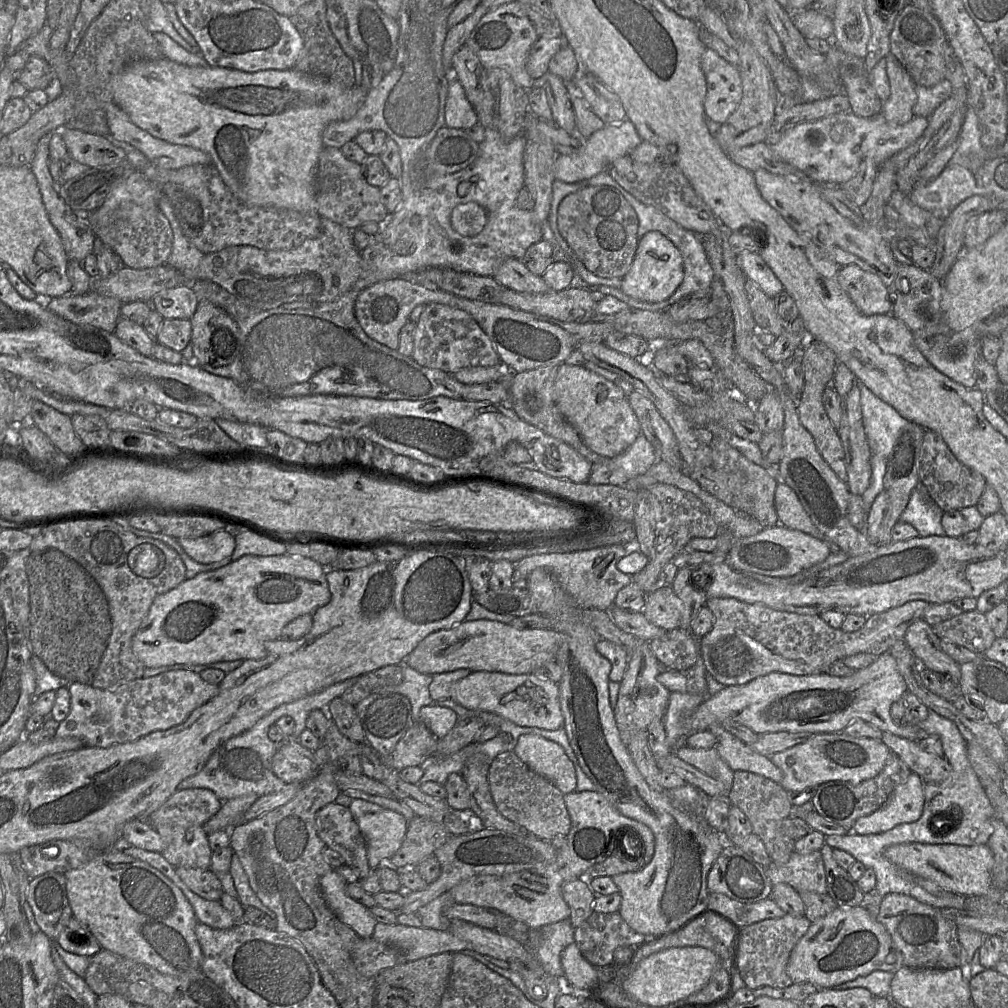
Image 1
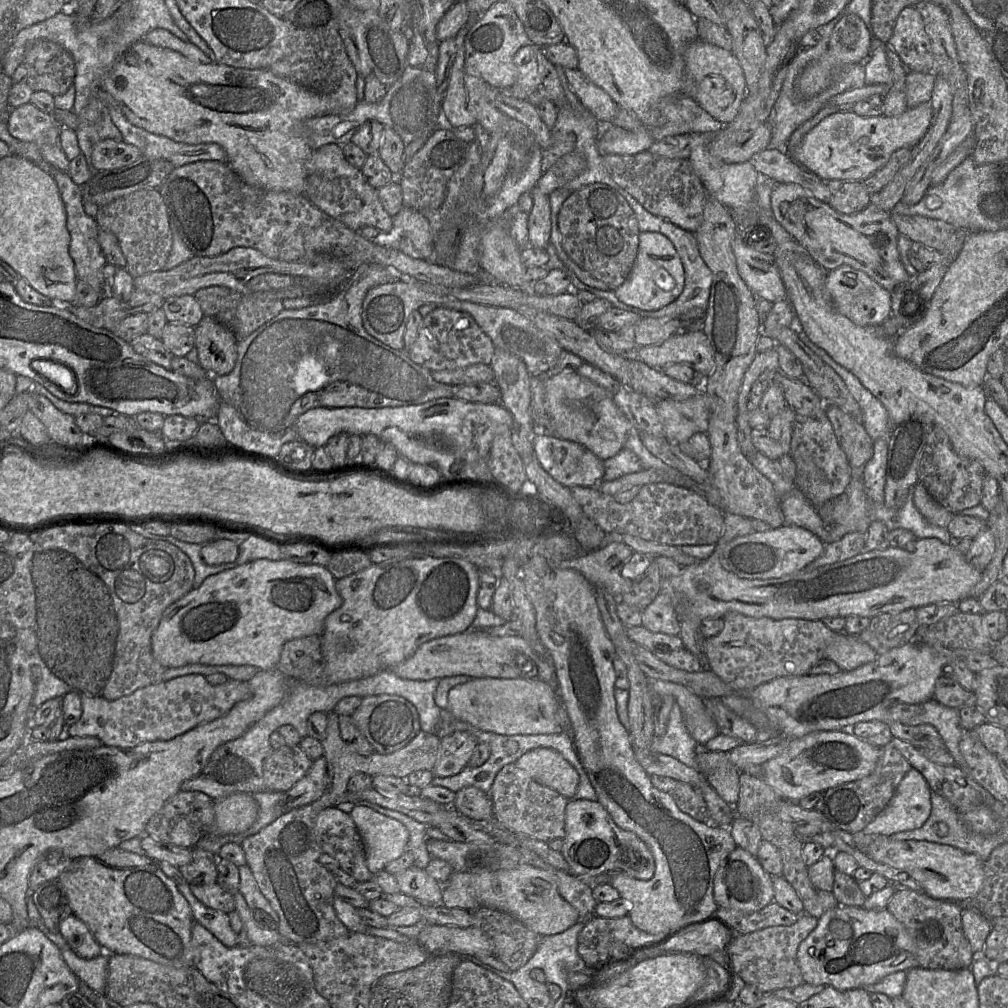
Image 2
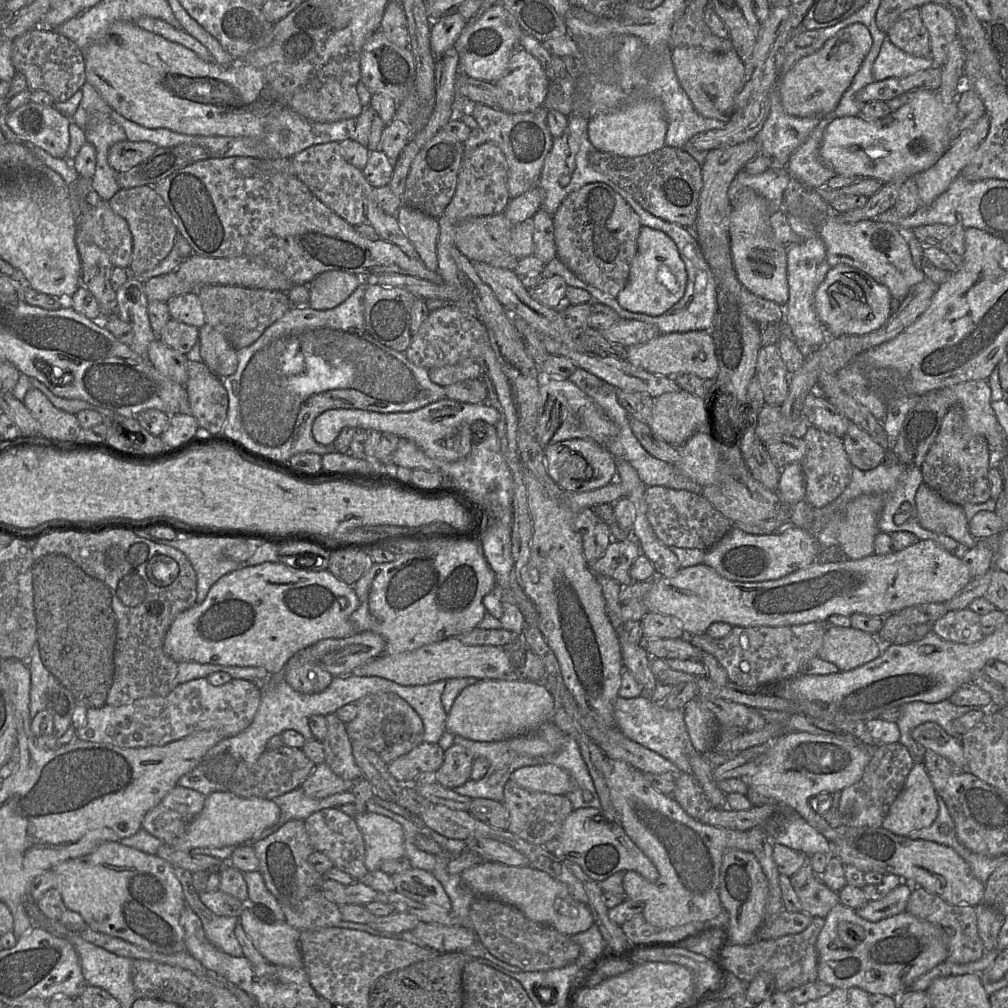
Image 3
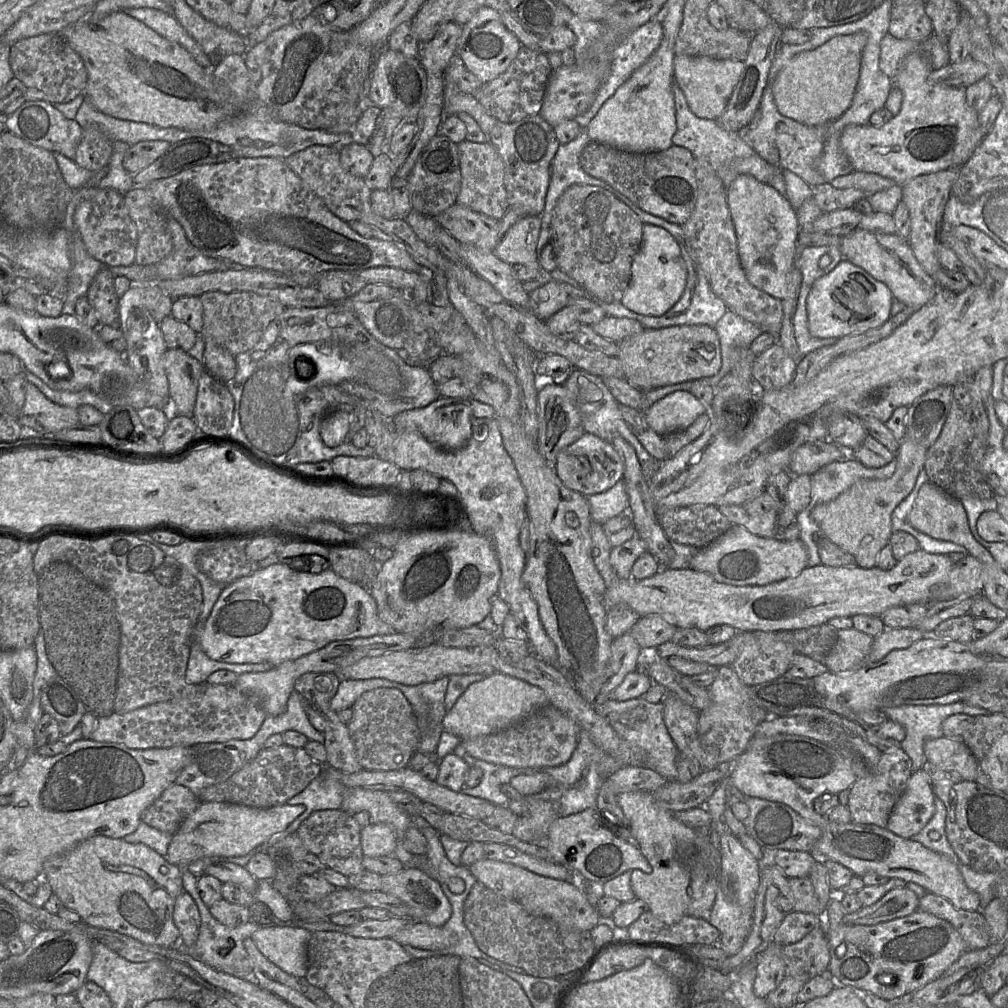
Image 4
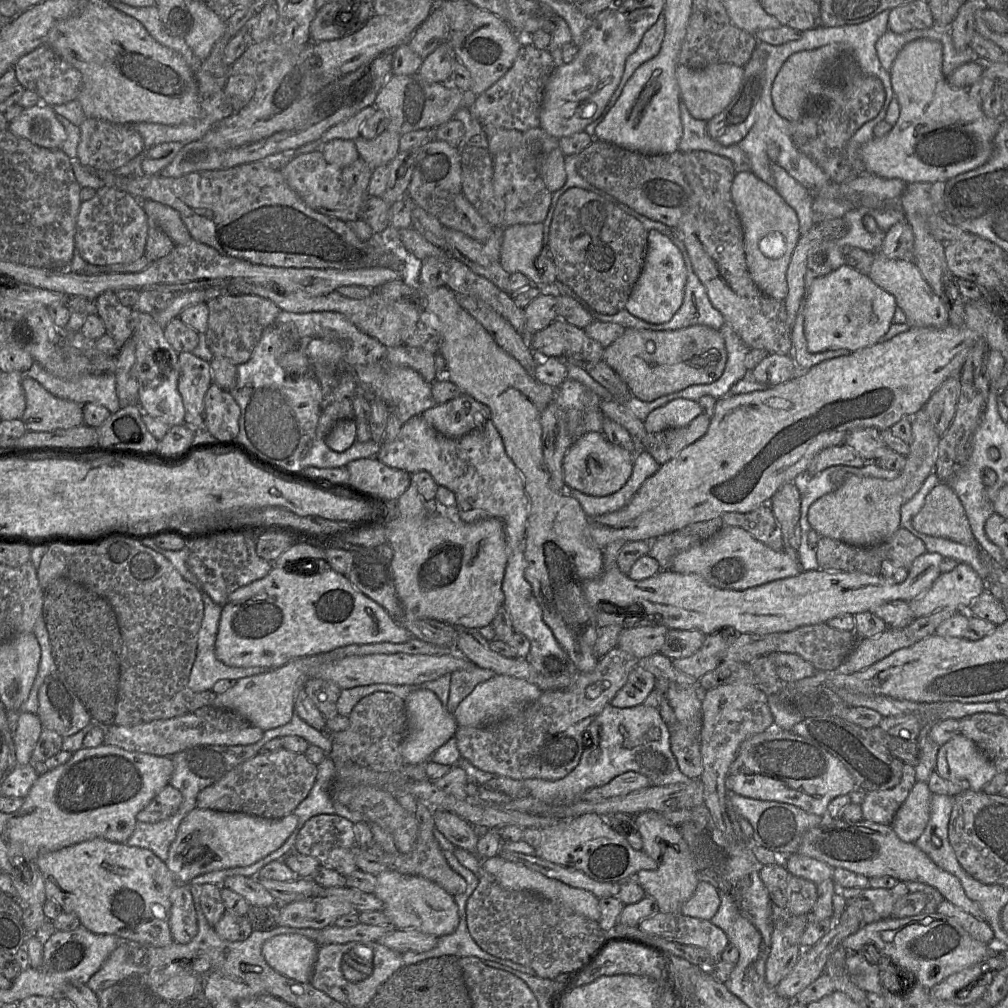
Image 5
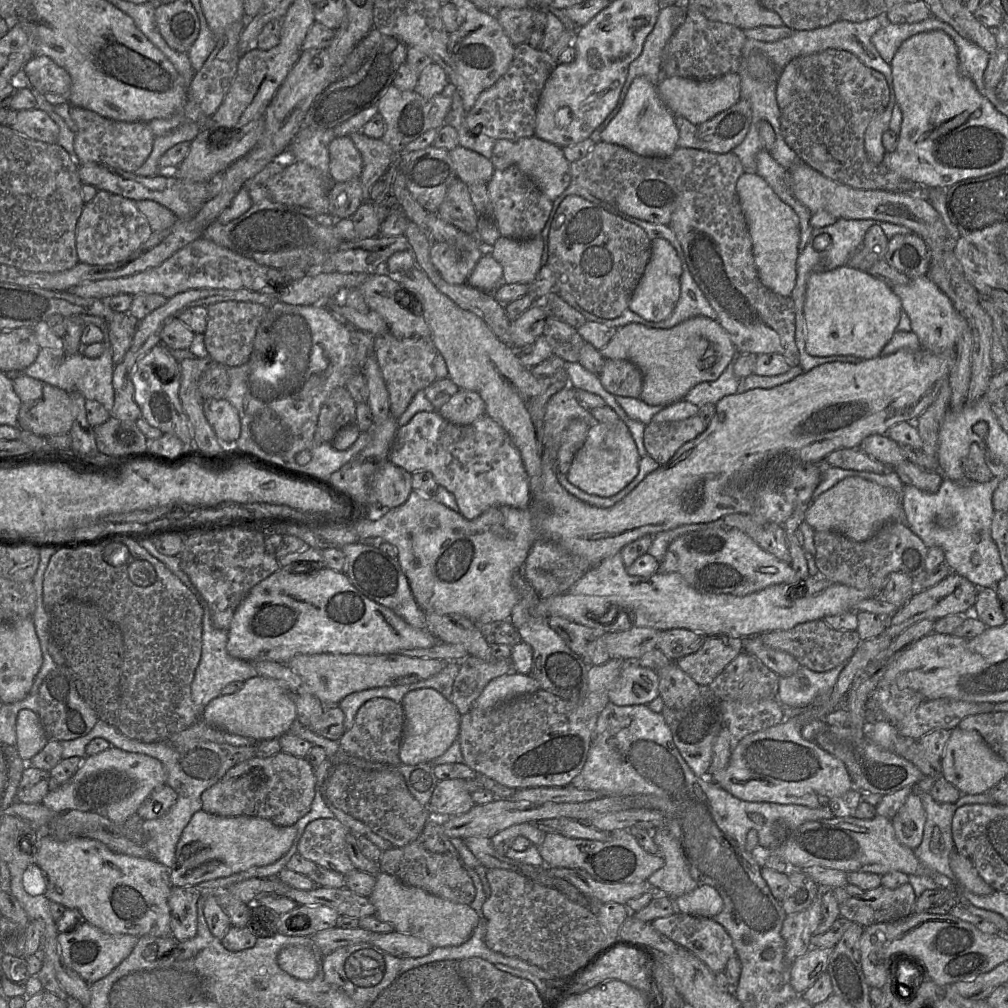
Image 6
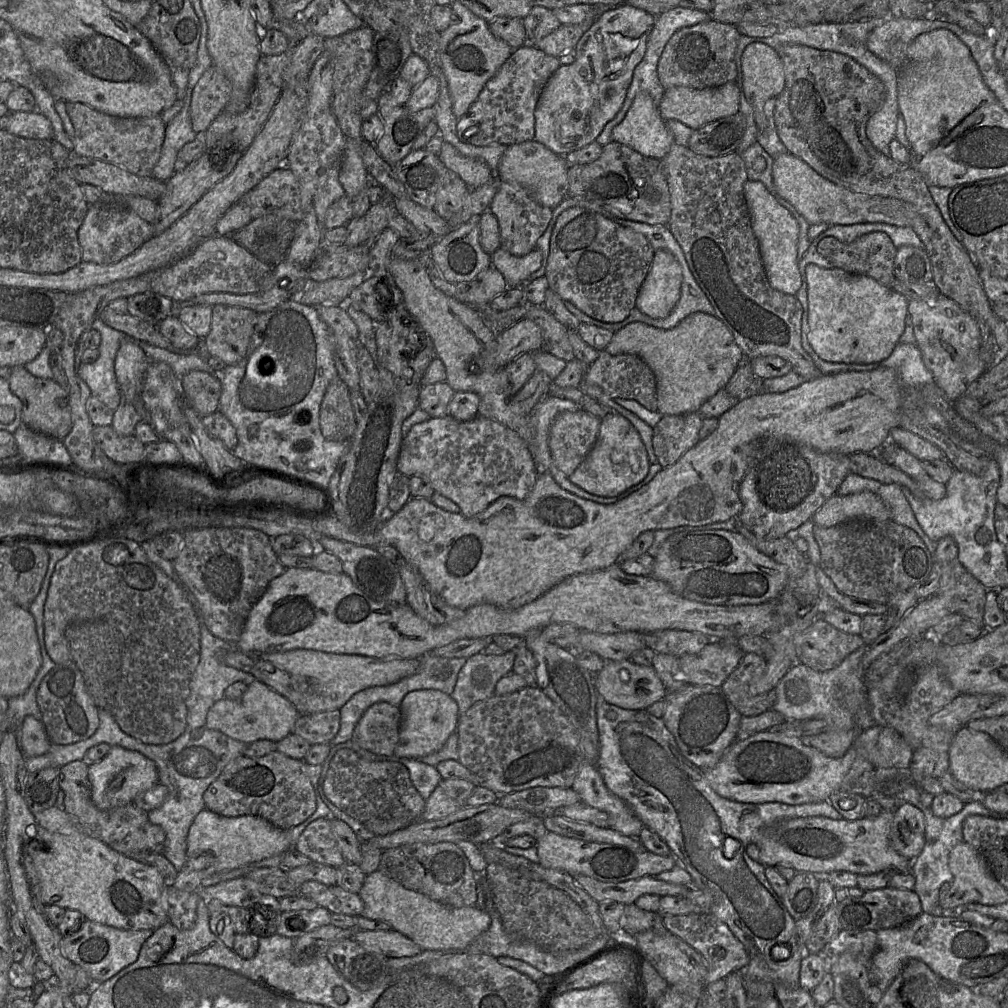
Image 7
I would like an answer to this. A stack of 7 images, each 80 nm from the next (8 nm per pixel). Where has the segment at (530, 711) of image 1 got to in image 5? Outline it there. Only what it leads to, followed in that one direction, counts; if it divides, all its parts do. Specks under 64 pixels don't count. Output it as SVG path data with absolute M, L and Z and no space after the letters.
M495 675L477 685L458 705L453 716L458 726L478 727L501 721L520 713L526 706L537 700L542 691L535 684L524 679L506 675Z

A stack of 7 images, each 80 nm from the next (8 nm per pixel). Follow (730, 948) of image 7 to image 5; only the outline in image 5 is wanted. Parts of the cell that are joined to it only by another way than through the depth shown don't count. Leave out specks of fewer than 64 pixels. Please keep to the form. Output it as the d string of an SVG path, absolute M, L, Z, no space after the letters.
M659 912L641 921L638 928L679 944L703 948L716 962L722 961L721 955L730 943L726 933L709 920L685 916L679 912Z

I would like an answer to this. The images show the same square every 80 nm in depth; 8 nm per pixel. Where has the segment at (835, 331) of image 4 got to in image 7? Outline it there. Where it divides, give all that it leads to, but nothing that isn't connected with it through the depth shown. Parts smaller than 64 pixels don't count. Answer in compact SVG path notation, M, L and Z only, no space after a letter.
M806 266L808 341L824 360L840 363L874 363L887 358L905 329L908 299L875 279L840 268Z

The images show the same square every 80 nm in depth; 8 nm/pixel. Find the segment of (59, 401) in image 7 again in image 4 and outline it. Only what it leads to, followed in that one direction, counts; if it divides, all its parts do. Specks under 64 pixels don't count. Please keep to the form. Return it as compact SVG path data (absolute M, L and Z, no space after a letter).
M27 381L25 402L18 421L21 426L47 434L72 428L79 423L79 418L77 409L52 402L34 384Z

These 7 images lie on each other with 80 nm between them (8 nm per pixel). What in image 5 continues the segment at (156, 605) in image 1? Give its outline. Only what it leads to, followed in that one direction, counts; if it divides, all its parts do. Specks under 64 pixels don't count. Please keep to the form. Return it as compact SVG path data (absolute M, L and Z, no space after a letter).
M273 567L271 571L262 579L256 580L248 585L242 586L238 589L236 589L234 592L232 592L228 599L227 602L225 603L224 606L222 606L221 610L221 615L220 615L220 621L219 621L219 627L218 627L218 632L217 632L217 637L216 637L216 642L215 642L215 654L216 657L222 661L224 664L229 665L229 666L236 666L236 667L255 667L255 666L261 666L261 667L266 667L268 669L274 669L281 667L287 663L289 663L292 660L298 659L298 658L303 658L303 657L309 657L321 653L326 653L331 650L334 650L336 648L346 646L346 645L351 645L351 644L373 644L373 643L382 643L382 642L390 642L390 643L403 643L407 642L411 638L413 638L412 634L404 628L402 625L397 623L388 613L387 611L382 608L378 603L367 597L365 594L357 590L351 582L348 580L348 578L345 575L341 575L337 572L335 572L332 569L325 569L324 571L321 572L314 572L312 568L313 573L305 572L302 570L294 570L292 568L279 568L279 567Z

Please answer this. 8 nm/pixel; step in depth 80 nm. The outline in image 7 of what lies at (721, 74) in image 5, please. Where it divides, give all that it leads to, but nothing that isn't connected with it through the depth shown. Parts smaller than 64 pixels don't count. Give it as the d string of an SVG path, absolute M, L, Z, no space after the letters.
M736 81L705 89L675 86L665 89L658 107L664 120L679 120L693 129L698 129L712 121L738 113L740 110L740 89Z

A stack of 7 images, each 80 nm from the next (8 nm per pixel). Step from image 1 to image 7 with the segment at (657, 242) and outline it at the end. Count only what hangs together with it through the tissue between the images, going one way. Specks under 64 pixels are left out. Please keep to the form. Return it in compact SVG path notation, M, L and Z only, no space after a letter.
M667 249L655 250L635 307L651 318L666 317L680 298L681 282L682 269L675 256Z

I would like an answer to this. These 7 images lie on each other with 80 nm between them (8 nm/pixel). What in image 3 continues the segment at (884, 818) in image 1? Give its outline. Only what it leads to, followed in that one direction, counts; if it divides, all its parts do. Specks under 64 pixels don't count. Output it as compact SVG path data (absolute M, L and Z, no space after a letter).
M916 762L892 803L882 828L907 837L913 831L928 827L937 816L936 799L937 794L924 764Z

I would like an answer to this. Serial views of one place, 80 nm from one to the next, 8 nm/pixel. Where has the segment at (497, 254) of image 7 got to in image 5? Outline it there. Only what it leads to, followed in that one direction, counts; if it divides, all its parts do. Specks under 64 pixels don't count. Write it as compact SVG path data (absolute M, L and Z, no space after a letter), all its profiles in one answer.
M542 223L535 224L516 224L504 229L503 238L500 247L499 262L503 269L509 274L520 272L529 278L532 284L542 286L543 291L555 292L556 284L562 284L556 280L552 286L546 286L543 283L541 274L536 267L536 260L543 248L543 228Z

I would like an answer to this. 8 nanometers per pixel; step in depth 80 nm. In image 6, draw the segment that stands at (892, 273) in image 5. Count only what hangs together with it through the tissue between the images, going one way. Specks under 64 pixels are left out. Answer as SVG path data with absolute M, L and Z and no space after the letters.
M929 276L911 278L907 284L895 285L891 289L901 299L902 309L908 315L912 332L918 337L922 349L932 353L955 350L968 322Z

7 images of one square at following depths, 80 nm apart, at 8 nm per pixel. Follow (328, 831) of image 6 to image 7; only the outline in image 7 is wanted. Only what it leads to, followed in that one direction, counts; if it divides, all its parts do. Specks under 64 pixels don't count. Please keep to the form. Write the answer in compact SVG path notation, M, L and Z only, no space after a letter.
M331 819L311 822L300 835L295 849L312 862L339 869L346 864L331 830Z

